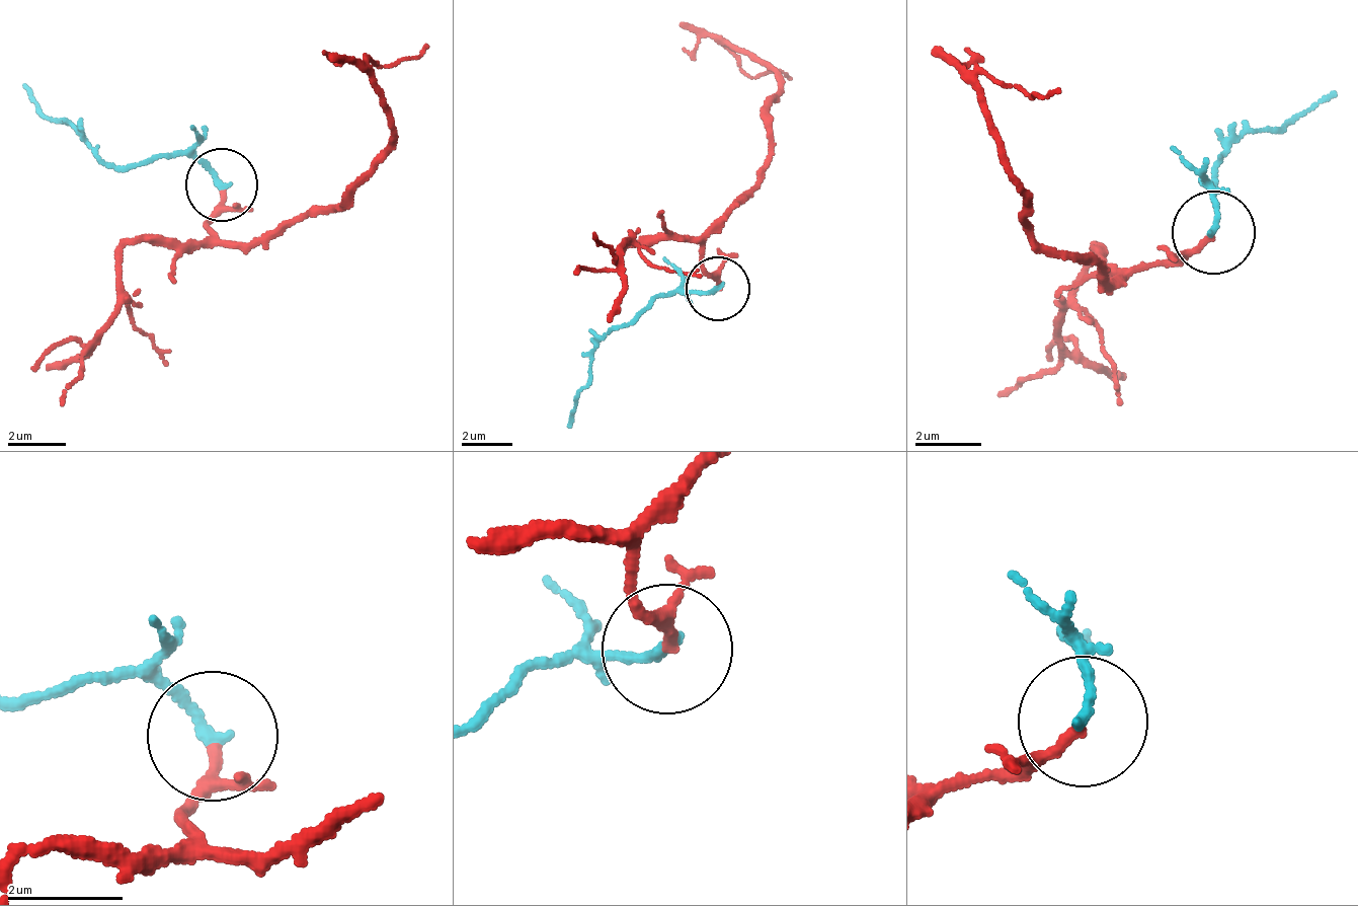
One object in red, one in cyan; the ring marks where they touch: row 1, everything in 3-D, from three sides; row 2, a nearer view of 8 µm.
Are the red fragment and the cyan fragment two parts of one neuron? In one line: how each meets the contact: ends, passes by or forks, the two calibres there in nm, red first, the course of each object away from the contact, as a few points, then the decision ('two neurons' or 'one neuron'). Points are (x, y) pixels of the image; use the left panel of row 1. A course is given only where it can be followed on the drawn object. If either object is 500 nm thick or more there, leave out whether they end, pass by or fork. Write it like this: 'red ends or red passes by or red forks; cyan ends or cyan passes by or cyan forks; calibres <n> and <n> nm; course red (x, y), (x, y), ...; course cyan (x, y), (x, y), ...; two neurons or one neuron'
red passes by; cyan ends; calibres 130 and 190 nm; course red (219, 190), (205, 227), (250, 244), (342, 197), (386, 151), (373, 73), (426, 45); course cyan (219, 182), (189, 155), (156, 158), (112, 168), (21, 81); one neuron

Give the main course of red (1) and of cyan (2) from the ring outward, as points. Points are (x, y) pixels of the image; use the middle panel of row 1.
1: (717, 292), (702, 268), (710, 237), (760, 176), (778, 83), (734, 50), (752, 79), (781, 69), (790, 79)
2: (715, 290), (652, 295), (627, 325), (592, 352), (592, 382), (566, 428)

